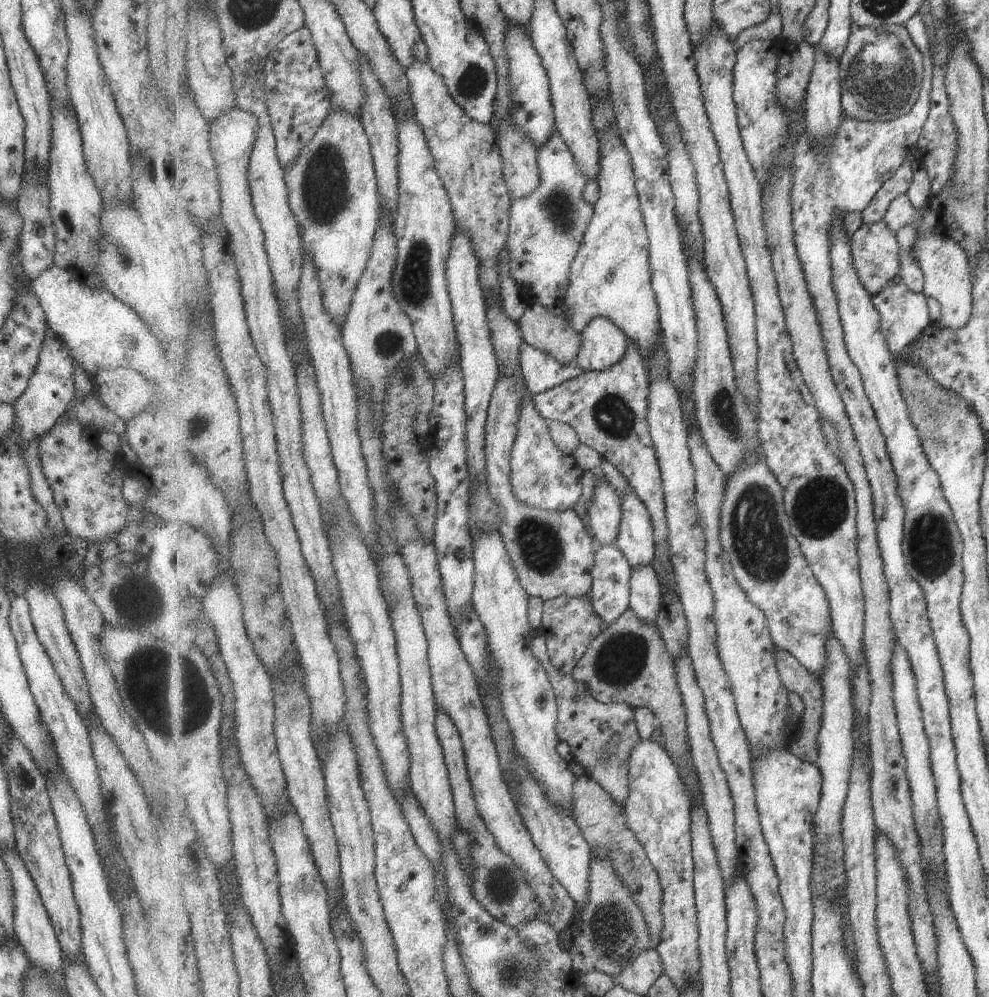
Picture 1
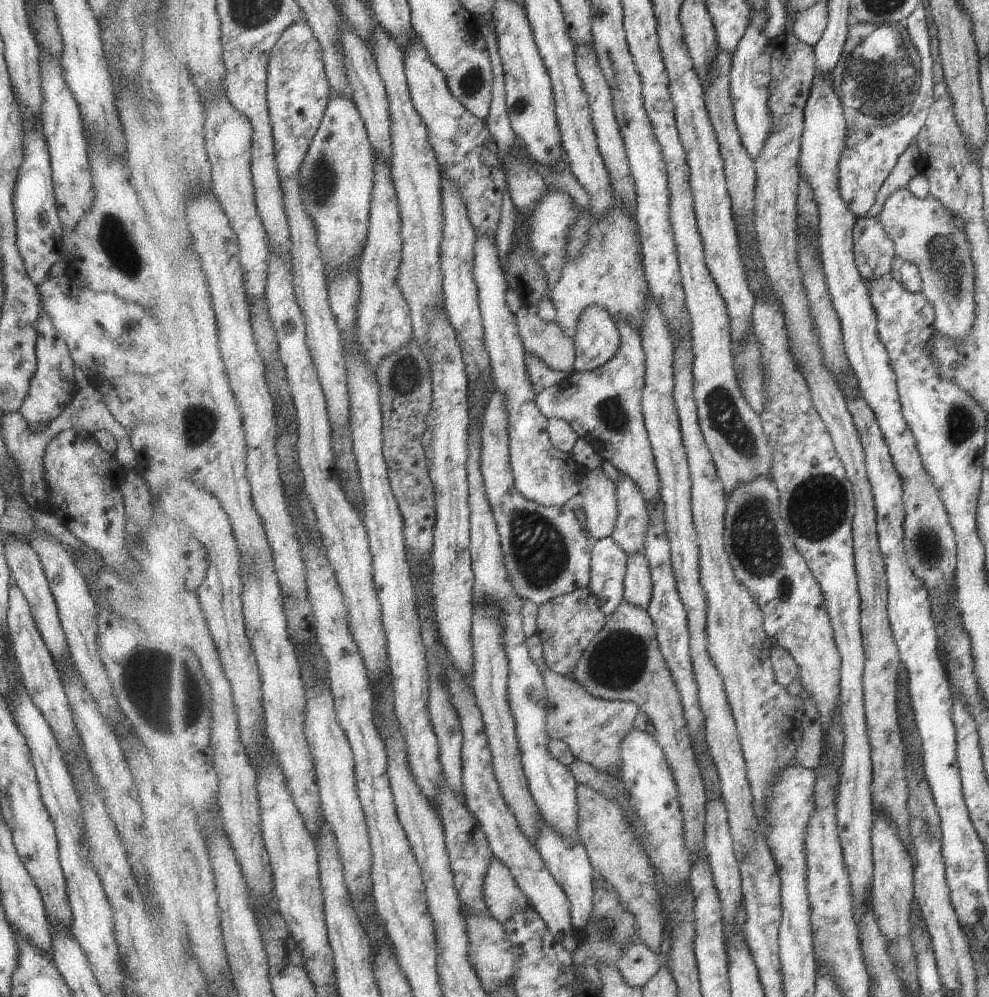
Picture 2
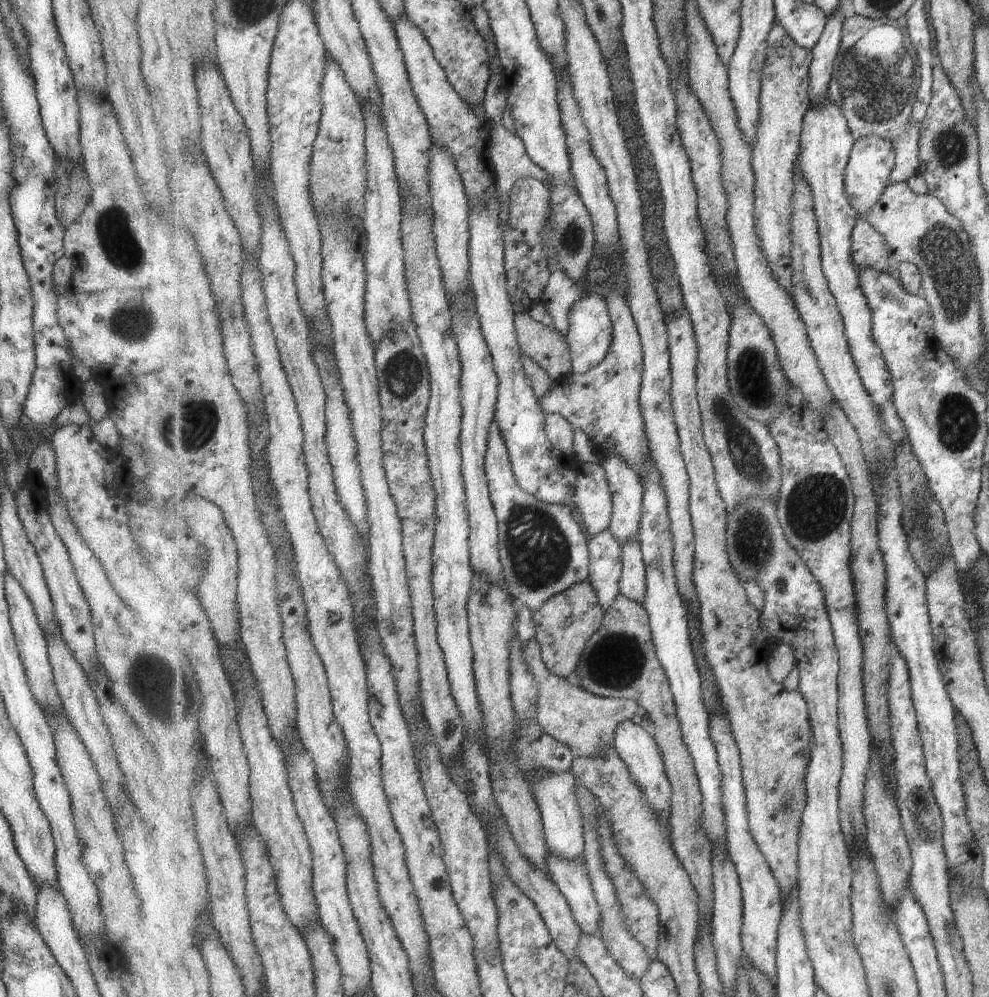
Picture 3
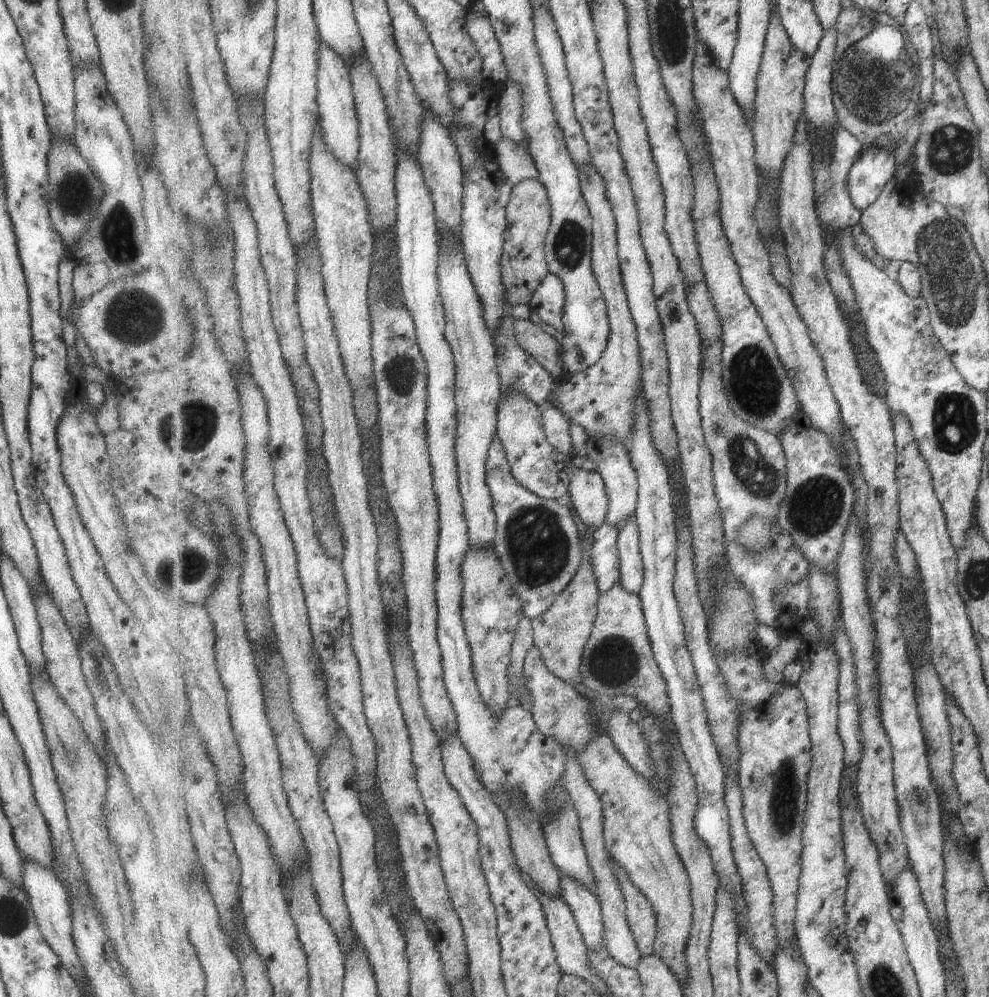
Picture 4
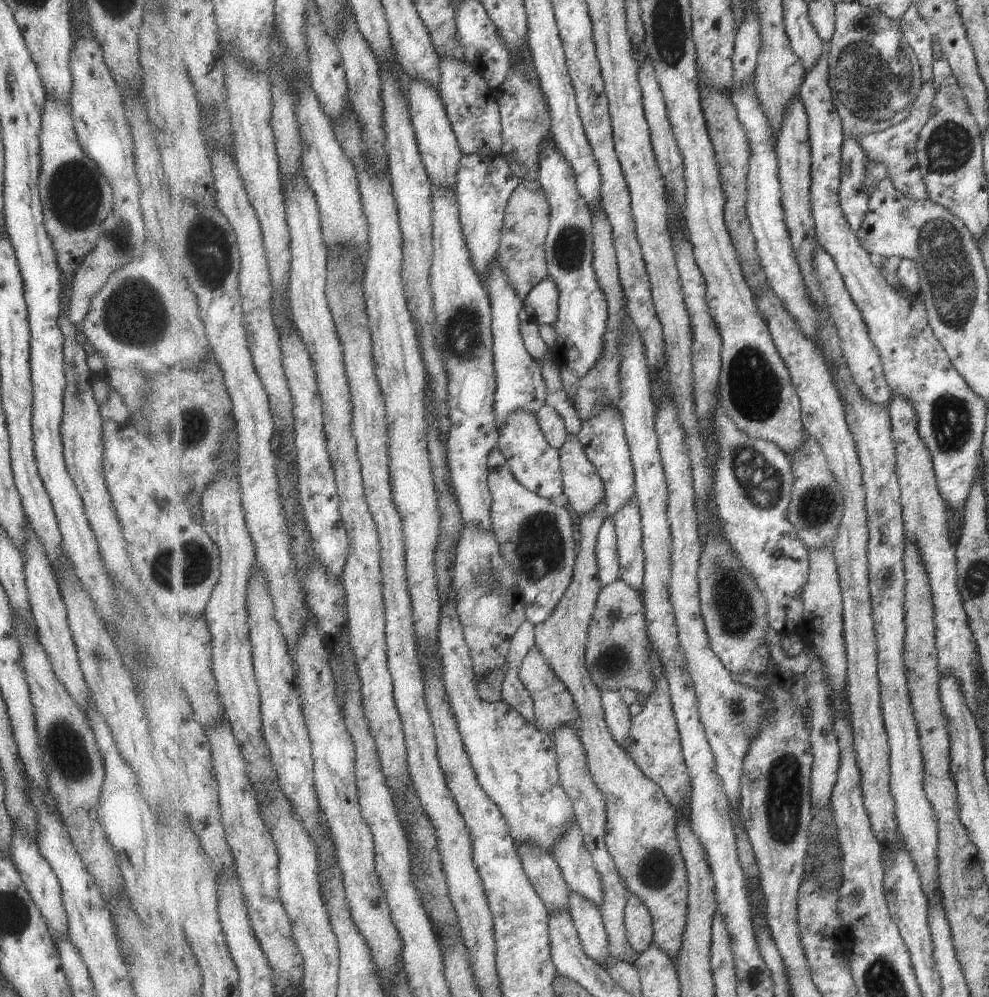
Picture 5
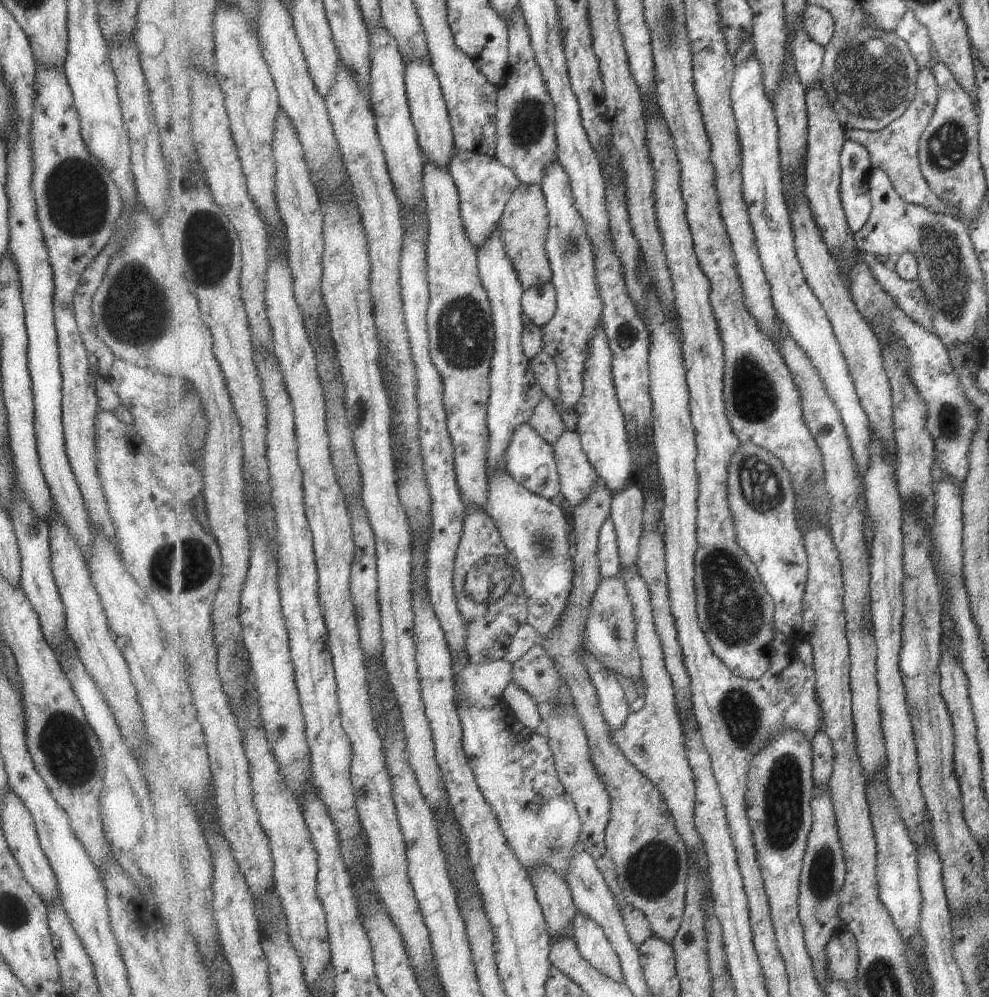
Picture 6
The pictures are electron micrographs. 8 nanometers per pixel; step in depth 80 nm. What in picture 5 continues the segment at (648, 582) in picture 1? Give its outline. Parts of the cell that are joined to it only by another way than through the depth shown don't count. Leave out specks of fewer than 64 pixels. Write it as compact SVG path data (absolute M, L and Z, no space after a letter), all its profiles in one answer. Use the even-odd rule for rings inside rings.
M637 494L614 516L618 534L618 553L622 565L621 579L641 592L646 578L646 556L643 550L642 516Z

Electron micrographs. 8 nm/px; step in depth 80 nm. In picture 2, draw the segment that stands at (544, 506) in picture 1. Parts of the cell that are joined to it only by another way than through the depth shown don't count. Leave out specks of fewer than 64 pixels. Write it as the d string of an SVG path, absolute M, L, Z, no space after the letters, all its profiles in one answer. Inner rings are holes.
M476 234L475 282L479 288L479 306L482 309L485 346L491 358L492 376L497 391L507 400L507 432L510 437L510 458L515 485L529 500L547 507L563 507L582 492L583 478L588 469L579 466L571 453L562 452L550 440L548 419L538 406L534 382L526 366L516 314L507 306L508 279L502 268L502 257L496 234Z

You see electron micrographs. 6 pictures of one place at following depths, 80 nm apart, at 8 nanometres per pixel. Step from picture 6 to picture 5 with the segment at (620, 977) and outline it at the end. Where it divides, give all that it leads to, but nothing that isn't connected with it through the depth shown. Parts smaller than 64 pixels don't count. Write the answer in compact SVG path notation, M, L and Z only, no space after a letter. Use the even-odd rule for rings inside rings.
M571 891L569 894L569 913L573 917L584 951L599 964L605 962L613 956L610 954L610 940L600 908L578 892Z

